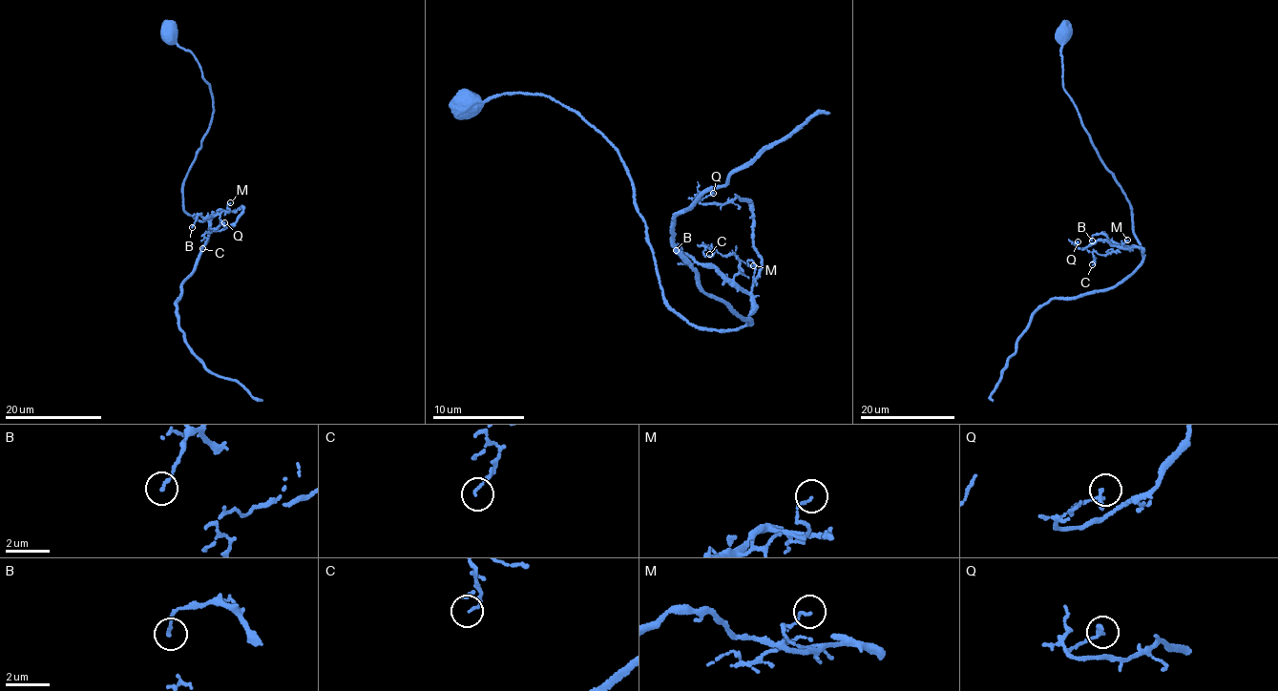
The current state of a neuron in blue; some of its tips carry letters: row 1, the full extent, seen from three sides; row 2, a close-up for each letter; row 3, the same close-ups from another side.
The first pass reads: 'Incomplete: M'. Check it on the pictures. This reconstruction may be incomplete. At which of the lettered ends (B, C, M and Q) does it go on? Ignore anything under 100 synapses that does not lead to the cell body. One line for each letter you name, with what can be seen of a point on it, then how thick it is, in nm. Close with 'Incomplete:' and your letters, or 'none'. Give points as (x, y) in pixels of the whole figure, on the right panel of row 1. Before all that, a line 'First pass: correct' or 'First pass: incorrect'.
First pass: incorrect
Incomplete: none

